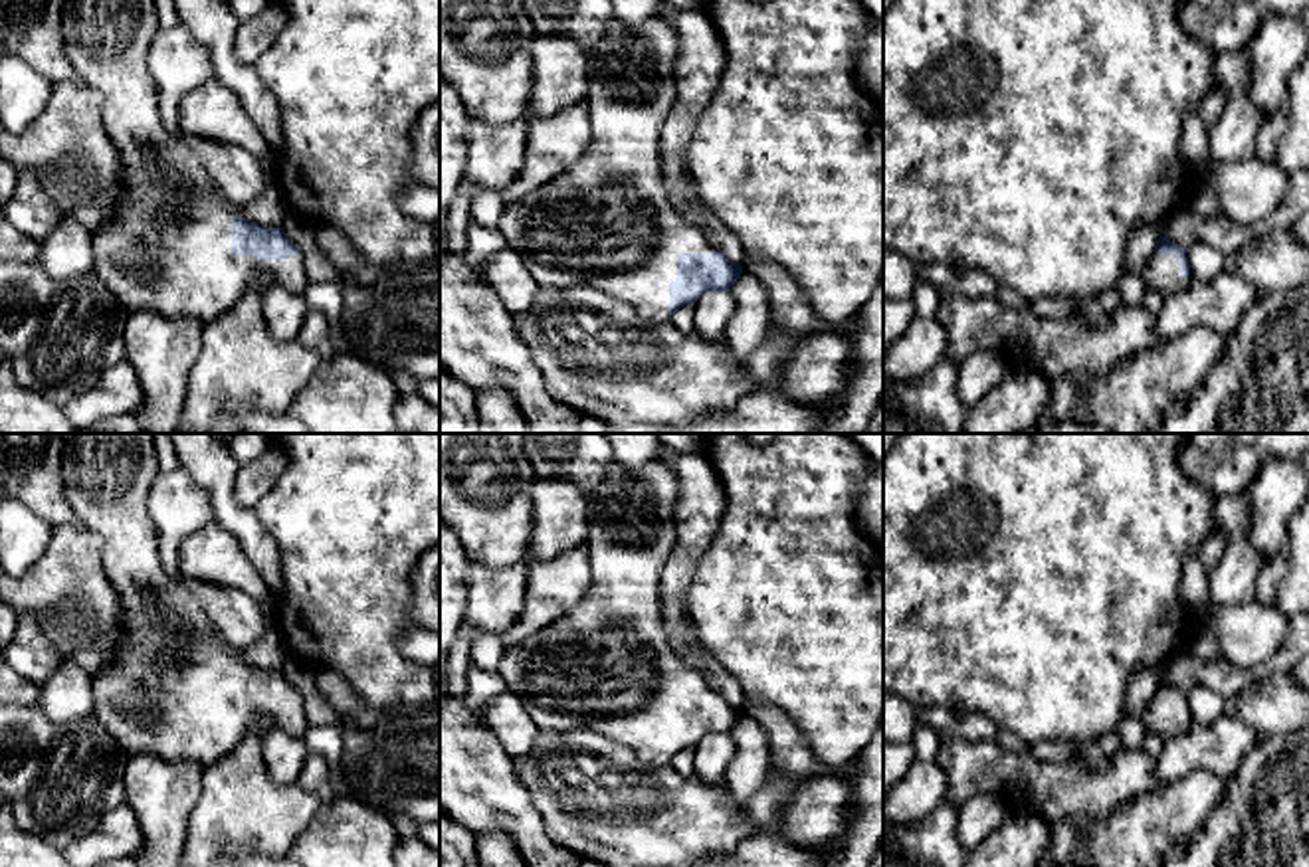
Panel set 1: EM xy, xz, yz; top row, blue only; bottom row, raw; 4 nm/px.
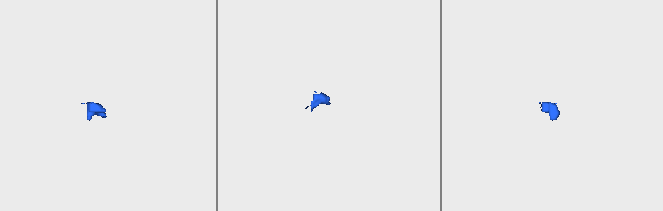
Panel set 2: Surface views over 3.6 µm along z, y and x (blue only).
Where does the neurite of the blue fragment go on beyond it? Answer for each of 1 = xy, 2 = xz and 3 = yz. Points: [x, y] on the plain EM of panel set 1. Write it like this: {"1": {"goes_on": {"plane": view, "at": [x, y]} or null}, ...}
{"1": {"goes_on": {"plane": "xy", "at": [167, 689]}}, "2": {"goes_on": {"plane": "xz", "at": [604, 666]}}, "3": {"goes_on": {"plane": "yz", "at": [1161, 715]}}}

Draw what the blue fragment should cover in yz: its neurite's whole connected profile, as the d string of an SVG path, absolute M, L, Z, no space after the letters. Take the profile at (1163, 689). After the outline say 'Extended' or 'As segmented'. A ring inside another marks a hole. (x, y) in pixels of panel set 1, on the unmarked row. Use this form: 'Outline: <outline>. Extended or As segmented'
Outline: M1160 679L1141 717L1151 732L1162 736L1184 734L1188 730L1184 722L1190 719L1186 693Z. Extended

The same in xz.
Outline: M655 457L638 469L624 469L616 461L602 483L588 493L586 548L592 564L592 584L584 598L545 629L505 649L497 673L509 693L517 695L539 730L592 730L630 748L652 766L667 766L705 734L729 734L741 721L743 709L733 707L705 677L687 665L667 643L661 629L659 582L675 538L677 475L669 463Z. Extended

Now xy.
Outline: M63 434L65 501L79 523L101 538L103 572L121 598L119 647L107 665L91 675L93 717L127 756L149 752L166 762L190 760L202 770L230 754L257 719L269 719L283 732L303 738L309 728L307 715L299 691L283 671L265 671L236 659L188 590L186 580L174 578L164 568L158 529L147 507L156 473L152 434Z. Extended

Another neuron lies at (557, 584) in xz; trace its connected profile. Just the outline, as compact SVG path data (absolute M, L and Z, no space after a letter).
M586 544L543 562L529 562L527 598L519 620L501 635L505 649L572 610L592 584Z

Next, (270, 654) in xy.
M273 626L257 643L244 649L228 645L228 651L234 655L234 659L242 659L265 671L281 671L289 655L281 633Z

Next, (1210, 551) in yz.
M1220 527L1212 530L1204 542L1198 546L1198 554L1206 568L1212 568L1220 562L1224 550L1228 546L1228 534Z

